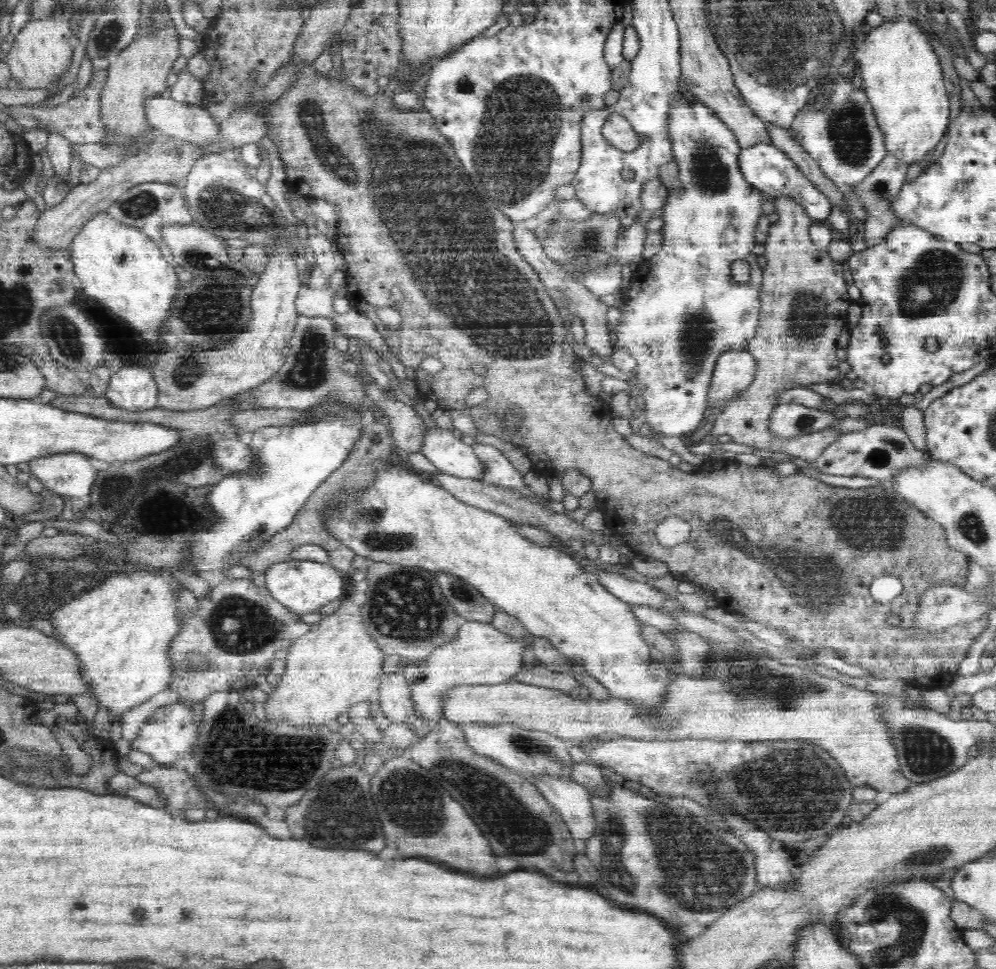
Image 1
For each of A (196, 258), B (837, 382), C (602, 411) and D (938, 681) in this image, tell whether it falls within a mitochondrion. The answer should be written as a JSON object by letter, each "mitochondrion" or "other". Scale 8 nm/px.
{"A":"mitochondrion","B":"other","C":"other","D":"other"}

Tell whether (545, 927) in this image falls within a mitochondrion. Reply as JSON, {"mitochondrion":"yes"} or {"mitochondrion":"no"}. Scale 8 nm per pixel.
{"mitochondrion":"no"}

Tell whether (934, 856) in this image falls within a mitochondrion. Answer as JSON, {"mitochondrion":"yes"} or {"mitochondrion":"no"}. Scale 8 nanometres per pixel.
{"mitochondrion":"yes"}

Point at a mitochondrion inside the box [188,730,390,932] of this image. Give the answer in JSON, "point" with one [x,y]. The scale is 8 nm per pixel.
{"point":[337,810]}

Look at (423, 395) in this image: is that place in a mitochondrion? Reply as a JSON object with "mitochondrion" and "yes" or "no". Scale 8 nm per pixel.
{"mitochondrion":"no"}

